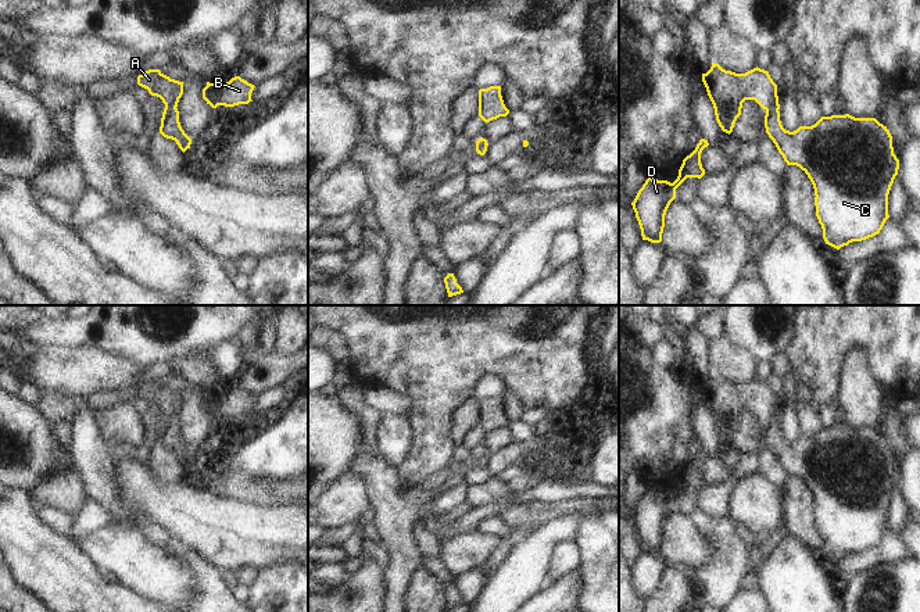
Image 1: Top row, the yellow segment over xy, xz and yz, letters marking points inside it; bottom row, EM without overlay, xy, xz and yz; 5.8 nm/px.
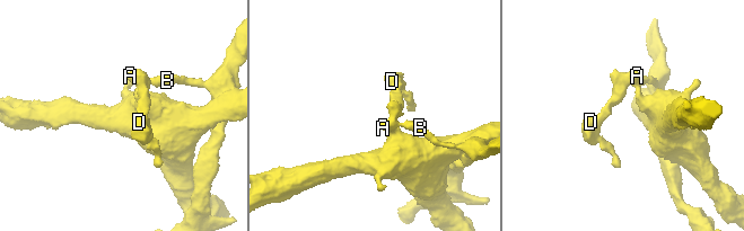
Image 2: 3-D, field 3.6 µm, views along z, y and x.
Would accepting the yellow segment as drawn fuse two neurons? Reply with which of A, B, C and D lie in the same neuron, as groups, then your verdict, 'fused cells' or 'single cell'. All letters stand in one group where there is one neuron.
A B D / C; fused cells

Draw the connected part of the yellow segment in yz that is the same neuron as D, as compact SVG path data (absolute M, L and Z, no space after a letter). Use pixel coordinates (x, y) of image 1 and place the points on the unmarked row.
M699 451L695 461L683 470L679 487L673 494L648 488L638 501L631 516L641 540L642 551L651 554L662 552L665 526L670 513L676 509L676 500L687 488L701 490L705 486L701 475L701 464L708 457L708 451Z

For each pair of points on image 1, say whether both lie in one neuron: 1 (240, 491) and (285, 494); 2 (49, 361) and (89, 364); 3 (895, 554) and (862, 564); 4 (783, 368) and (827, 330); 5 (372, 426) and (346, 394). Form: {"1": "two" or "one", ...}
{"1": "one", "2": "one", "3": "one", "4": "two", "5": "one"}

